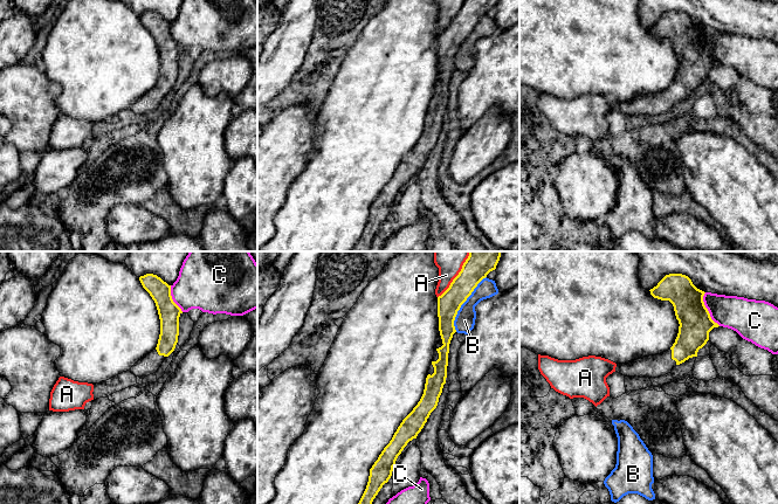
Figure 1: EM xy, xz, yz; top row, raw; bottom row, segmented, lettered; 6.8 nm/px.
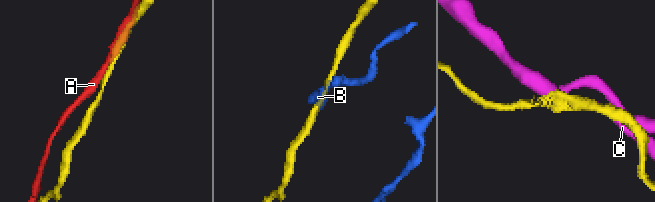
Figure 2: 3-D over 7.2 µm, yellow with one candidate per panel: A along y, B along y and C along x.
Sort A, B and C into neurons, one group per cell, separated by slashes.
A / B / C

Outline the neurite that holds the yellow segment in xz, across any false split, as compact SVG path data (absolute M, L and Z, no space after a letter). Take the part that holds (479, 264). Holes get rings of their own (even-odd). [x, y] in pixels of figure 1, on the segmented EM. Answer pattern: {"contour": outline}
{"contour": "M469 251L459 275L438 297L440 340L429 366L424 394L370 469L369 482L358 504L372 504L383 485L391 478L398 456L409 441L416 439L431 413L436 408L446 384L449 344L456 332L454 320L457 311L477 284L496 269L500 257L501 251Z"}

